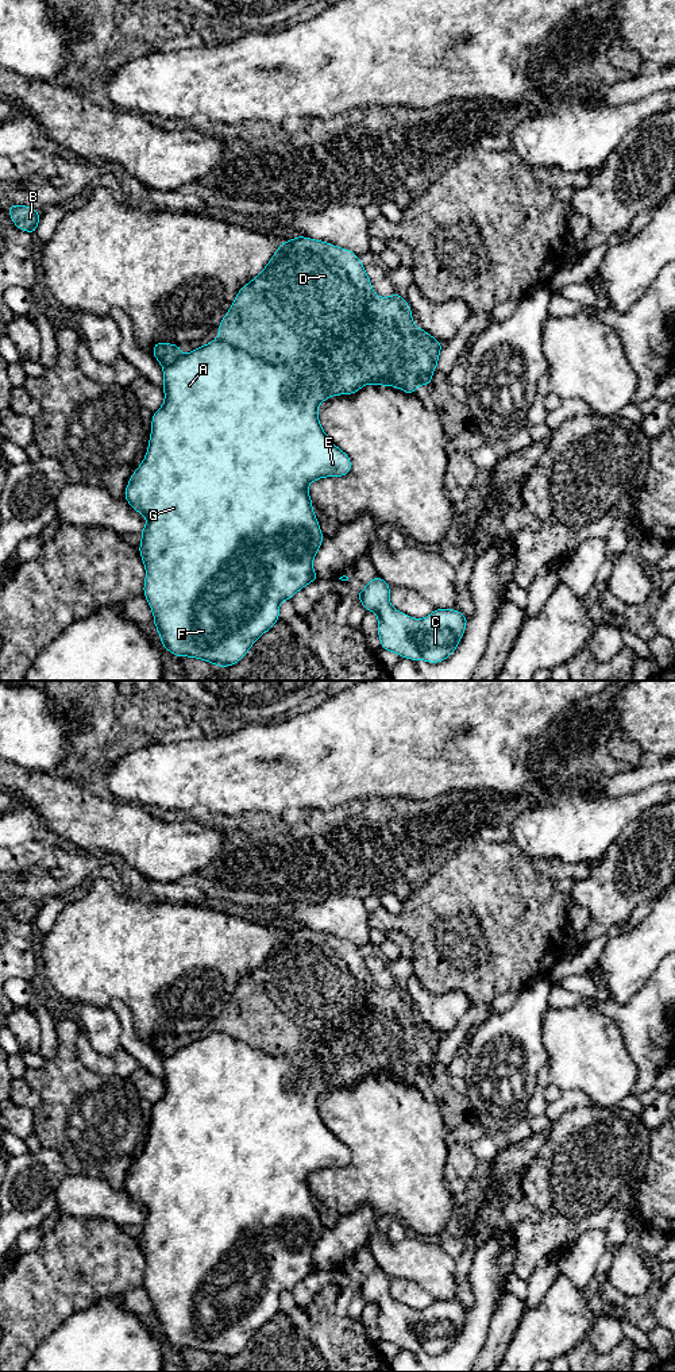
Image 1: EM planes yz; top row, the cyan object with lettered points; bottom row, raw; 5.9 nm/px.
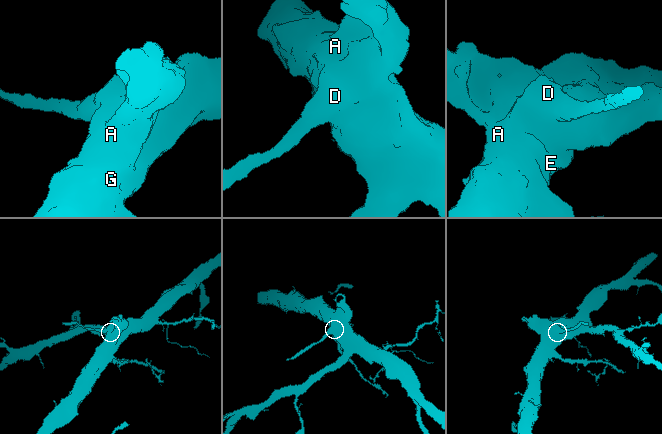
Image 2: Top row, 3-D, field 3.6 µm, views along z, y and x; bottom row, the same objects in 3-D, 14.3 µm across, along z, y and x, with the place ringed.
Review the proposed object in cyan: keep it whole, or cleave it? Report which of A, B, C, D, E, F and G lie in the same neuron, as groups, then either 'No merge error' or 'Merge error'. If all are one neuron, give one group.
Groups: A B C D E F G. No merge error

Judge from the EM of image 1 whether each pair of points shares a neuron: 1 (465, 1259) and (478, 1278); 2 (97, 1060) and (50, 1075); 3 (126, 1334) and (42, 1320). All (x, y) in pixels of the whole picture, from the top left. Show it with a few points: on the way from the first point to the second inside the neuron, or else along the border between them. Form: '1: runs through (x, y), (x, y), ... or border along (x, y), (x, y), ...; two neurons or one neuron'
1: border along (475, 1251), (469, 1276), (473, 1299); two neurons
2: border along (77, 1033), (81, 1063), (114, 1076); two neurons
3: border along (89, 1306), (70, 1314), (38, 1344); two neurons

